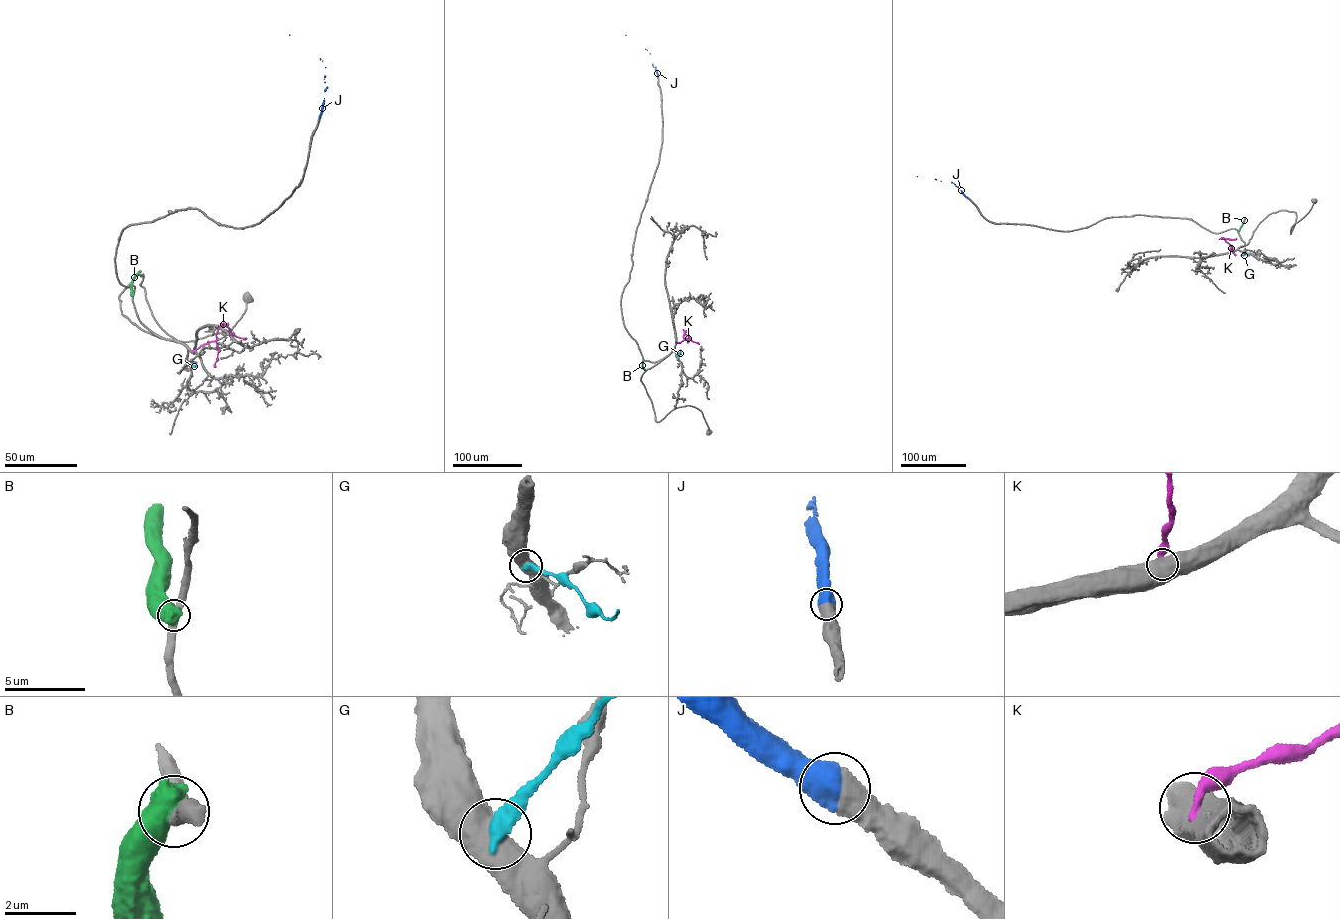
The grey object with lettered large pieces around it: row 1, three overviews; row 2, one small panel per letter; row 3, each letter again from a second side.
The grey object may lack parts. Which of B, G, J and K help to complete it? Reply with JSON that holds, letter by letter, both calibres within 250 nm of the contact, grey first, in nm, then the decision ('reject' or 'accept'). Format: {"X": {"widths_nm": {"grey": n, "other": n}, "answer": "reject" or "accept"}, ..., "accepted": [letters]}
{"B": {"widths_nm": {"grey": 440, "other": 900}, "answer": "reject"}, "G": {"widths_nm": {"grey": 550, "other": 440}, "answer": "reject"}, "J": {"widths_nm": {"grey": 750, "other": 750}, "answer": "accept"}, "K": {"widths_nm": {"grey": 750, "other": 320}, "answer": "reject"}, "accepted": ["J"]}

